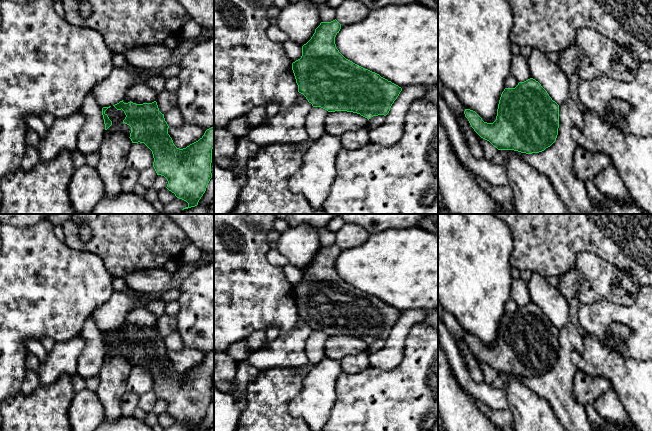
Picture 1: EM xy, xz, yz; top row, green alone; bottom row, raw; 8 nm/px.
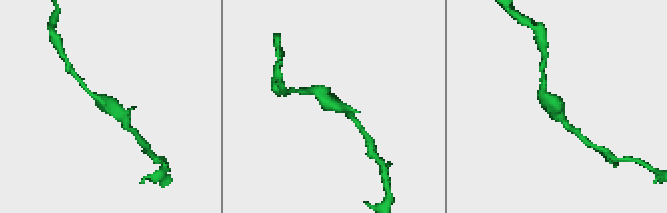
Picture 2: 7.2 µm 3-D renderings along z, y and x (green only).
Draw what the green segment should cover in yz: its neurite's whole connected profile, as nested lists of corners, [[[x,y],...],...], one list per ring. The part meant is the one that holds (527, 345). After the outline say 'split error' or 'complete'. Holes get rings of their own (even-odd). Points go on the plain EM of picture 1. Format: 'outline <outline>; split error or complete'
outline [[[533,302],[519,306],[515,312],[504,313],[493,347],[484,346],[475,335],[470,333],[465,333],[464,338],[474,355],[498,374],[514,374],[526,378],[539,377],[550,371],[558,359],[559,329]]]; complete

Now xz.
outline [[[336,243],[321,246],[311,263],[302,270],[301,282],[292,287],[298,316],[303,318],[313,331],[321,331],[328,336],[353,336],[368,344],[373,340],[386,340],[402,312],[346,283],[335,268],[335,261],[340,253],[341,248]]]; complete

